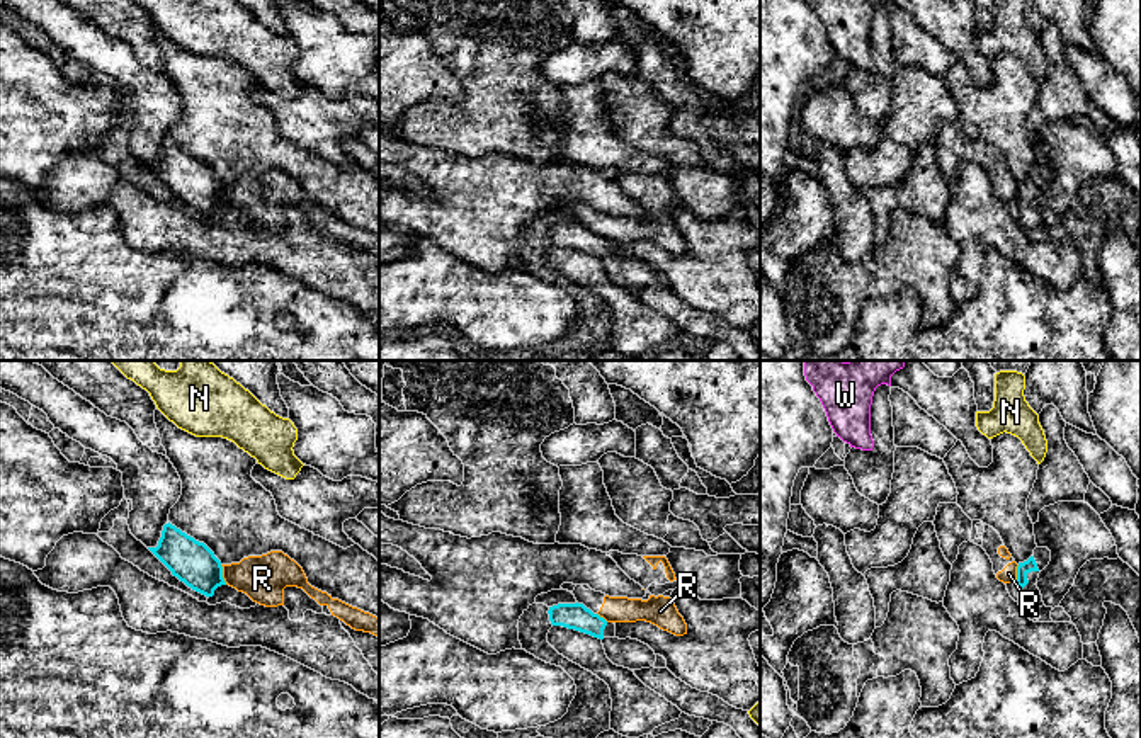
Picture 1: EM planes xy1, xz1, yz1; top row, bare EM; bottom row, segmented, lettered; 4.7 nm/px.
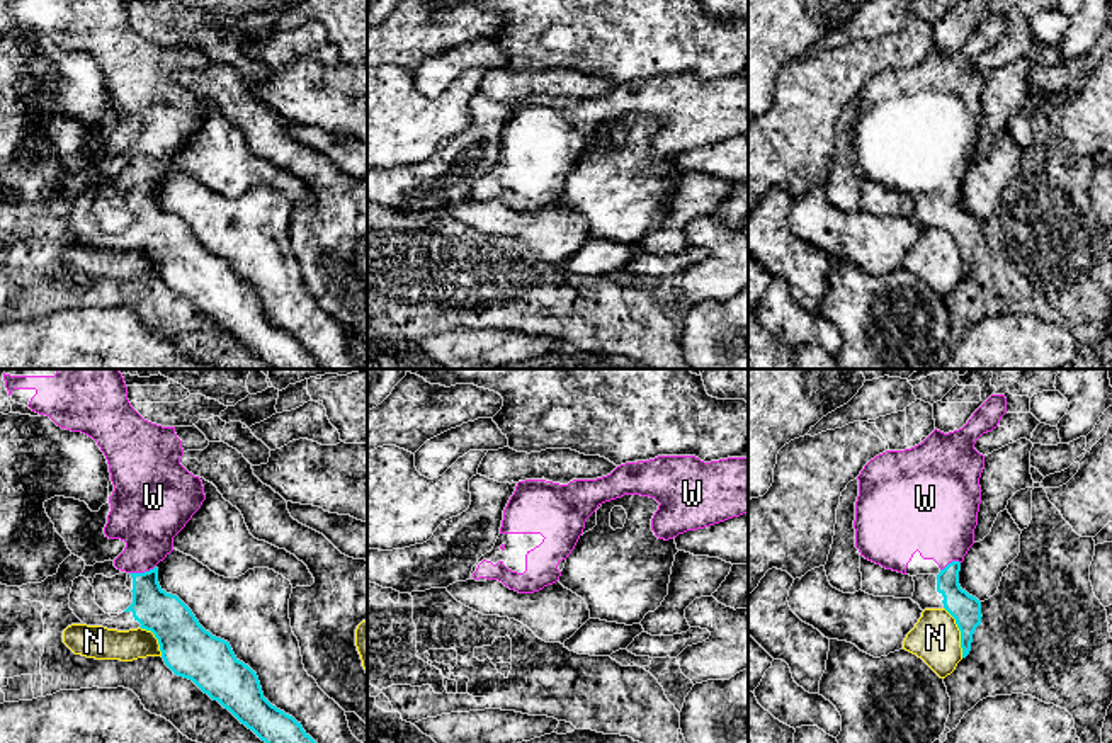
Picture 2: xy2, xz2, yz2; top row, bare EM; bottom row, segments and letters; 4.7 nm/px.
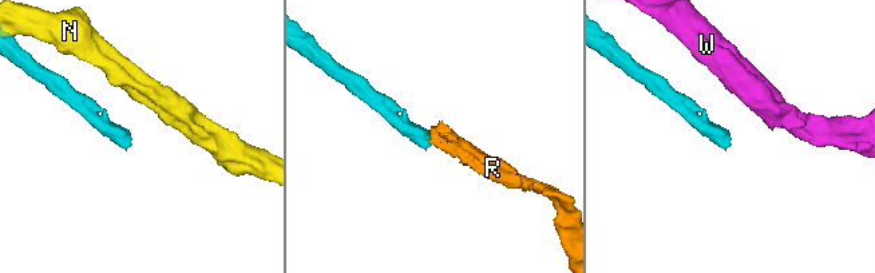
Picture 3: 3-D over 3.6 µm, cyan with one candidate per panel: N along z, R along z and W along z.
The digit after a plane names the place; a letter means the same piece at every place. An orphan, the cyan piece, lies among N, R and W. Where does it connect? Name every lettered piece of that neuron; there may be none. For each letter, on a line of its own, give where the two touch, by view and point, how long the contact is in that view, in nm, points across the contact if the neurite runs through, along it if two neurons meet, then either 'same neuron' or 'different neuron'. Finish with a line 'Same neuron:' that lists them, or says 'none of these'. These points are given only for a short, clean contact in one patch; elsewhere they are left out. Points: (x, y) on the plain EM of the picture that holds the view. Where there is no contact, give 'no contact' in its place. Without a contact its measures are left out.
N: contact yz2 (961, 252); length 260 nm; different neuron
R: contact xy1 (221, 194); length 100 nm; border xy1 (220, 184), (227, 203); different neuron
W: contact xy2 (141, 192); length 130 nm; same neuron
Same neuron: W

